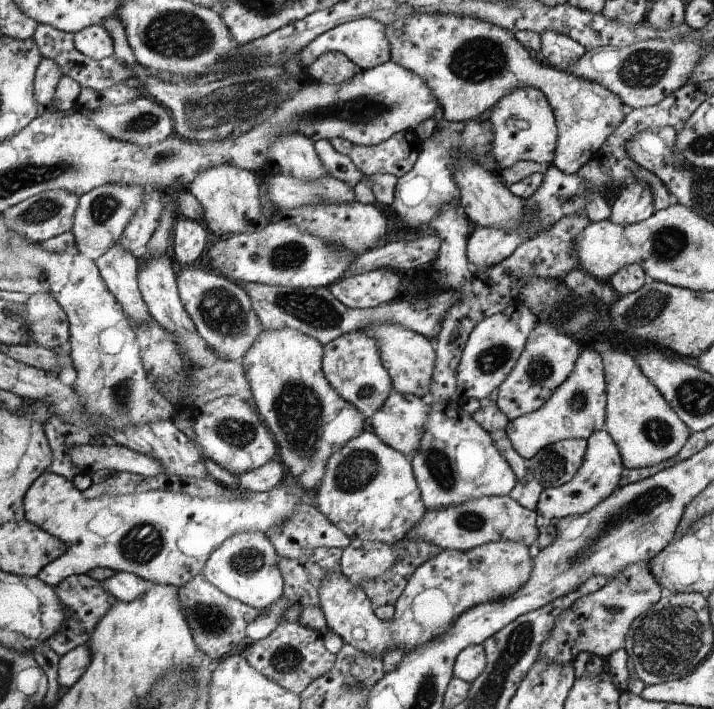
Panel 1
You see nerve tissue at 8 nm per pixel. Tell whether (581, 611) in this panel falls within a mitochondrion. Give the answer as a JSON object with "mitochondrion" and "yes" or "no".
{"mitochondrion":"no"}

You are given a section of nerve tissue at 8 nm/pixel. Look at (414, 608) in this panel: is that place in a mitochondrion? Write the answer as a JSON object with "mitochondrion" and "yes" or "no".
{"mitochondrion":"no"}

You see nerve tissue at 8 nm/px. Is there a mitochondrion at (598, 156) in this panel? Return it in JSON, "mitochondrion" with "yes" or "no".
{"mitochondrion":"no"}

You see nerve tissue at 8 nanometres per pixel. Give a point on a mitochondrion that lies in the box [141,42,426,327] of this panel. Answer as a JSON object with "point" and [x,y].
{"point":[247,101]}

